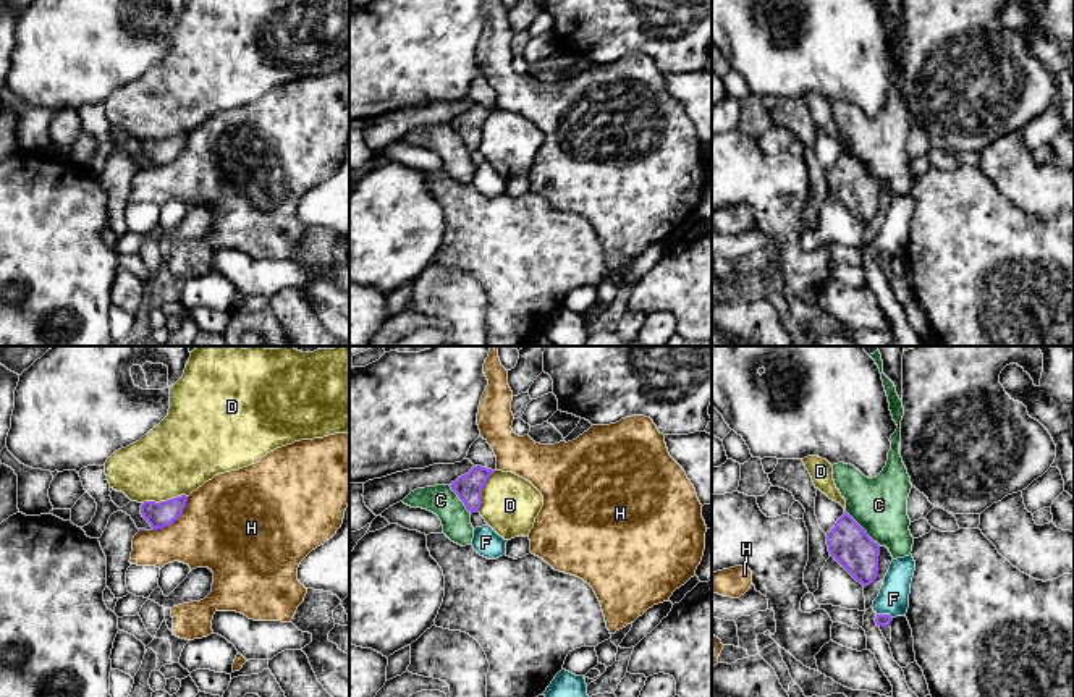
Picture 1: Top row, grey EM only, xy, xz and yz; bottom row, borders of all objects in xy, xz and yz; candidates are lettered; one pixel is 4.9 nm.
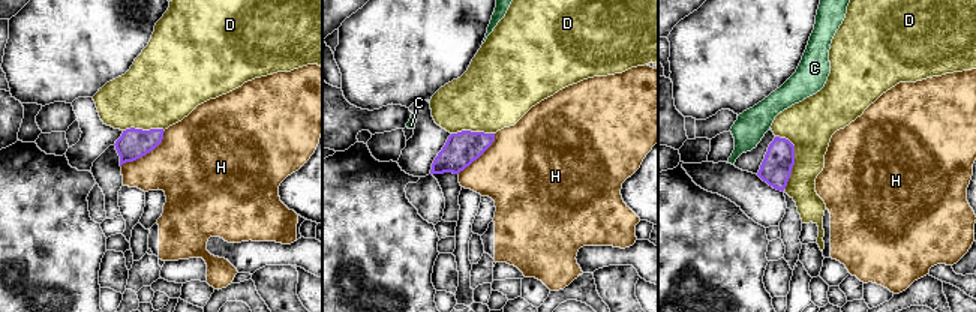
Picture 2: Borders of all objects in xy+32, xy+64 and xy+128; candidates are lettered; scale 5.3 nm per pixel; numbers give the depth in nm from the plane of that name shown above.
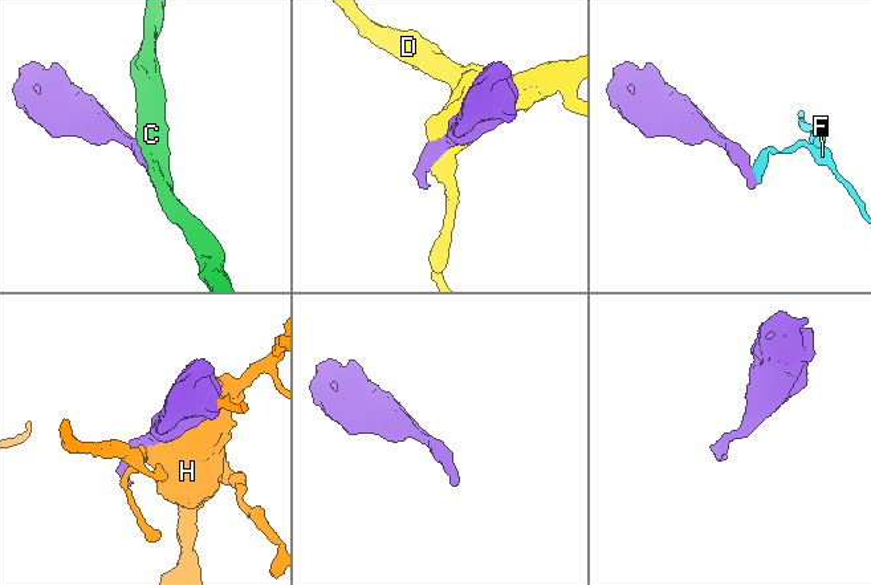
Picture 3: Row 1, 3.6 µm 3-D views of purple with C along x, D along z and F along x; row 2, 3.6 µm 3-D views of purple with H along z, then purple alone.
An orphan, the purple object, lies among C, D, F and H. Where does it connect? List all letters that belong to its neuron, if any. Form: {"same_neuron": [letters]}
{"same_neuron": []}

